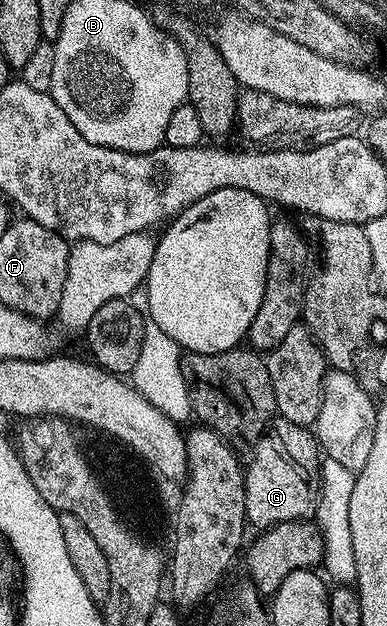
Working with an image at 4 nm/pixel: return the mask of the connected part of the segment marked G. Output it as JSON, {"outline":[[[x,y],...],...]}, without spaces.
{"outline":[[[273,419],[251,453],[252,461],[247,461],[244,474],[244,493],[246,494],[246,514],[249,525],[257,524],[257,529],[267,530],[291,520],[307,520],[316,511],[316,502],[320,499],[320,462],[322,449],[316,443],[315,435],[294,422]]]}

